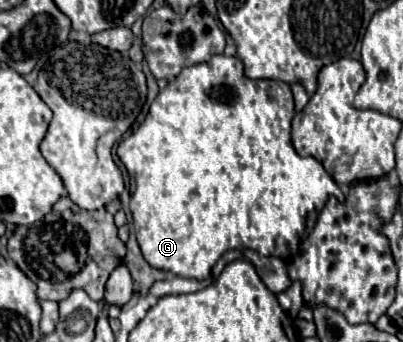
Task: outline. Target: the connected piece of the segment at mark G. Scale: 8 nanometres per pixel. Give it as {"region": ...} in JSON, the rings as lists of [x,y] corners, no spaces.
{"region":[[[216,55],[208,63],[182,69],[182,73],[176,79],[172,79],[166,89],[158,93],[144,123],[130,137],[122,139],[118,147],[118,157],[130,173],[130,211],[134,219],[136,239],[148,265],[152,265],[154,269],[172,271],[180,277],[202,281],[210,277],[212,267],[228,249],[254,249],[264,257],[288,259],[292,255],[292,247],[288,239],[294,239],[294,237],[304,239],[308,233],[312,233],[312,225],[316,225],[316,217],[320,215],[320,209],[324,209],[328,197],[334,195],[338,201],[346,201],[344,191],[336,185],[336,181],[332,181],[332,177],[328,177],[328,173],[324,173],[324,167],[320,165],[320,161],[316,161],[314,157],[300,157],[296,149],[292,147],[290,123],[292,123],[294,113],[296,113],[294,99],[292,99],[292,91],[288,83],[268,81],[268,79],[262,79],[262,81],[248,79],[244,75],[242,61],[238,57],[226,57],[226,55]]]}

